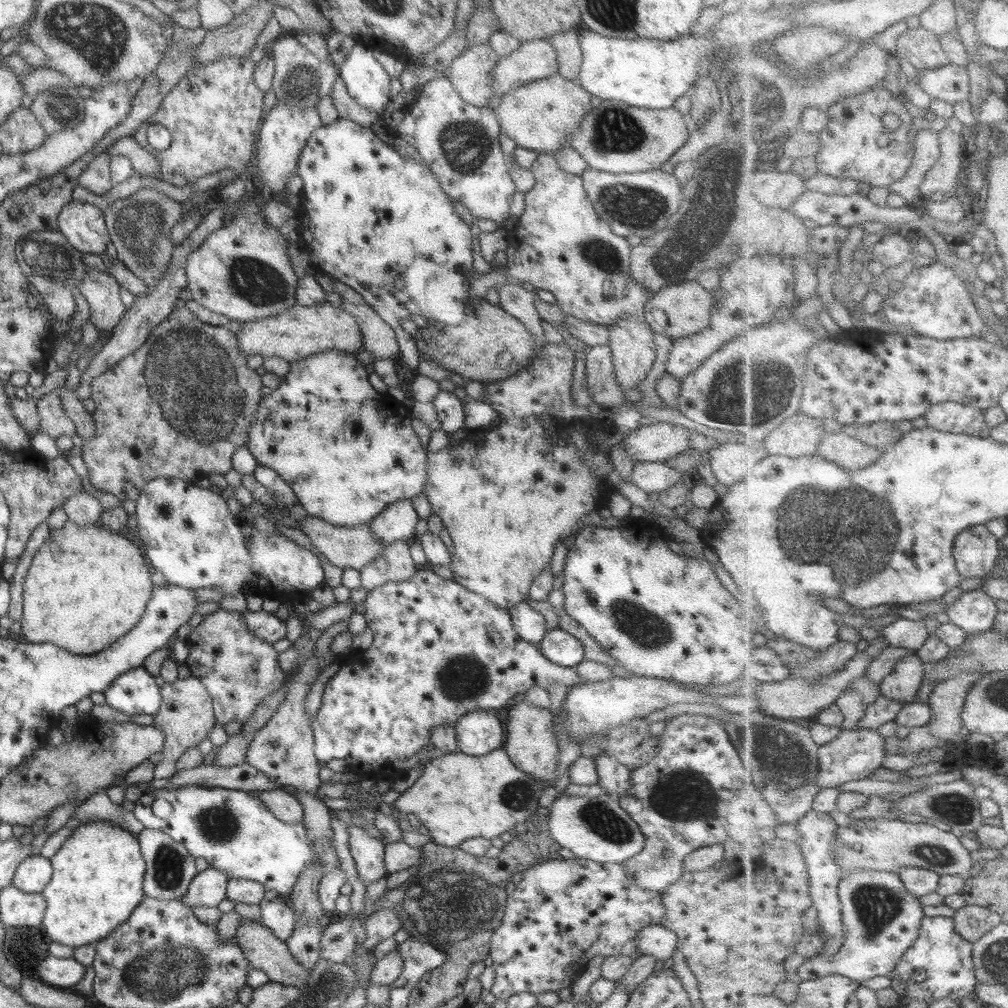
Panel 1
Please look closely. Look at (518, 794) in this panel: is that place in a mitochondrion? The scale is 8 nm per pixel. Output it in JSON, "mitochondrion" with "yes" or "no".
{"mitochondrion":"yes"}

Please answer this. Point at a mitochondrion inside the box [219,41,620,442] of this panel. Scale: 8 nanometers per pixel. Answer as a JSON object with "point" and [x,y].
{"point":[464,142]}

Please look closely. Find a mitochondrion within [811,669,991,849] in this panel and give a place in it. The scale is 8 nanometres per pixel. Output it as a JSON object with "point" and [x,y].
{"point":[954,806]}

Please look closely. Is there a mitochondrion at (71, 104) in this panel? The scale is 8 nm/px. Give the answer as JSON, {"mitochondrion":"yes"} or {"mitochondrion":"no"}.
{"mitochondrion":"yes"}

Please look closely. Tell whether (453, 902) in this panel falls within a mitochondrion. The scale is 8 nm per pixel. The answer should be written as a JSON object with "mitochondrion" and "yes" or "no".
{"mitochondrion":"yes"}

